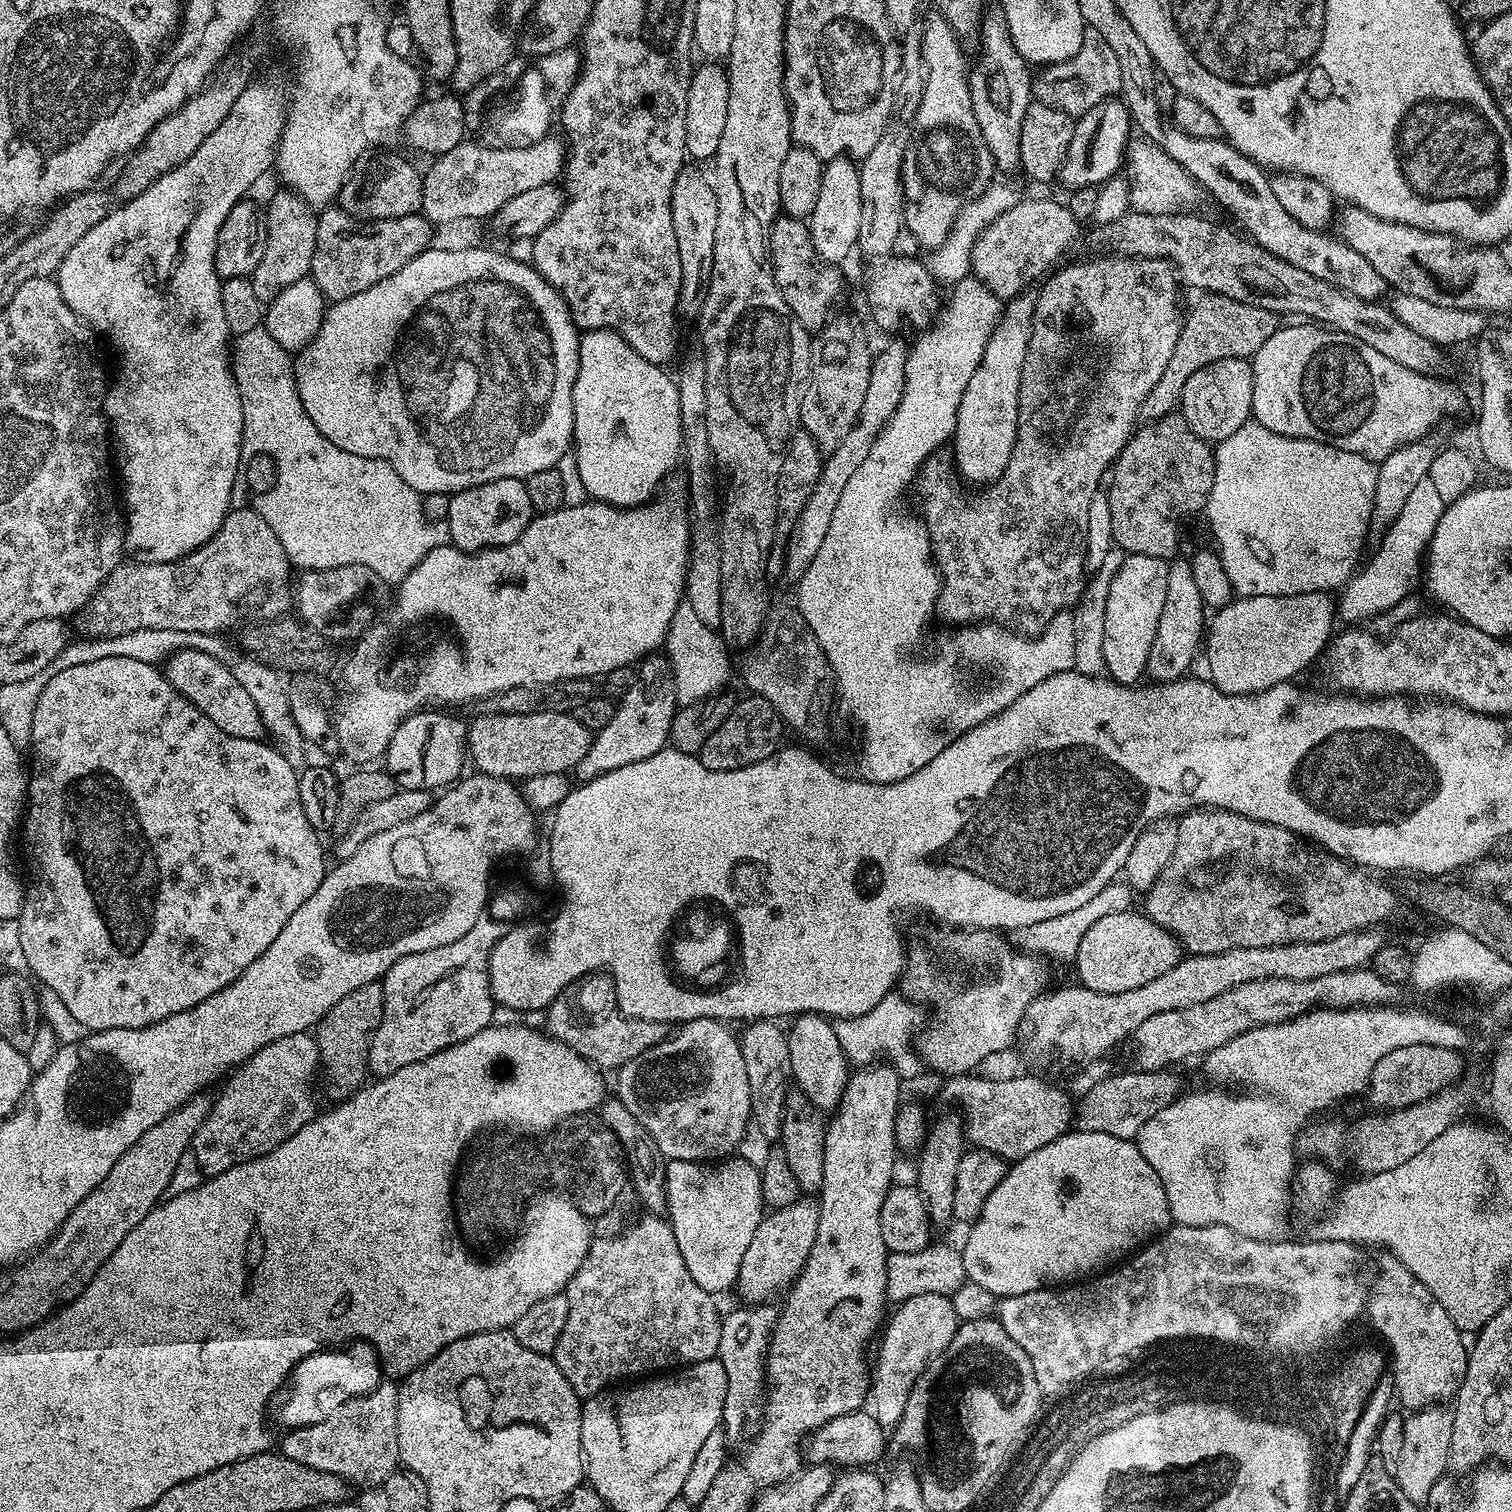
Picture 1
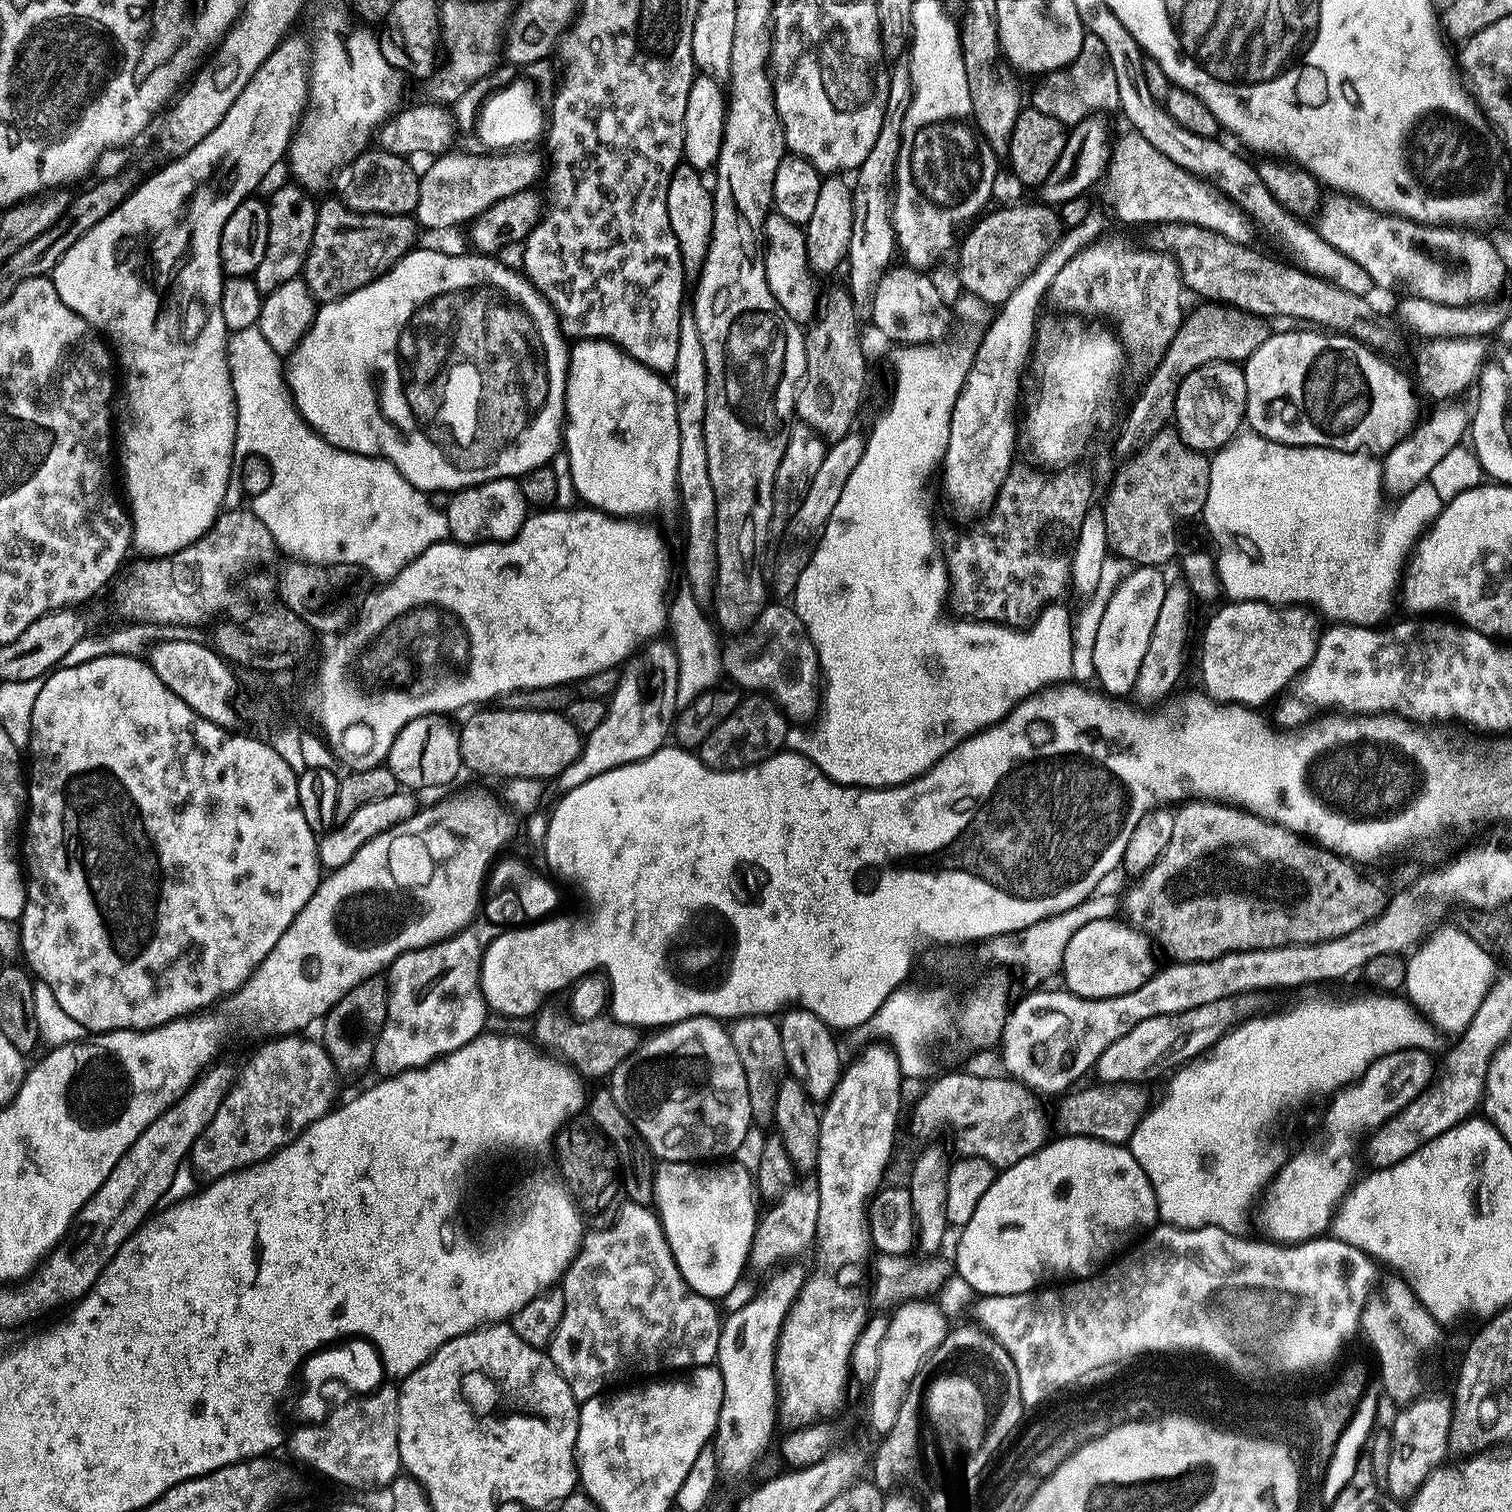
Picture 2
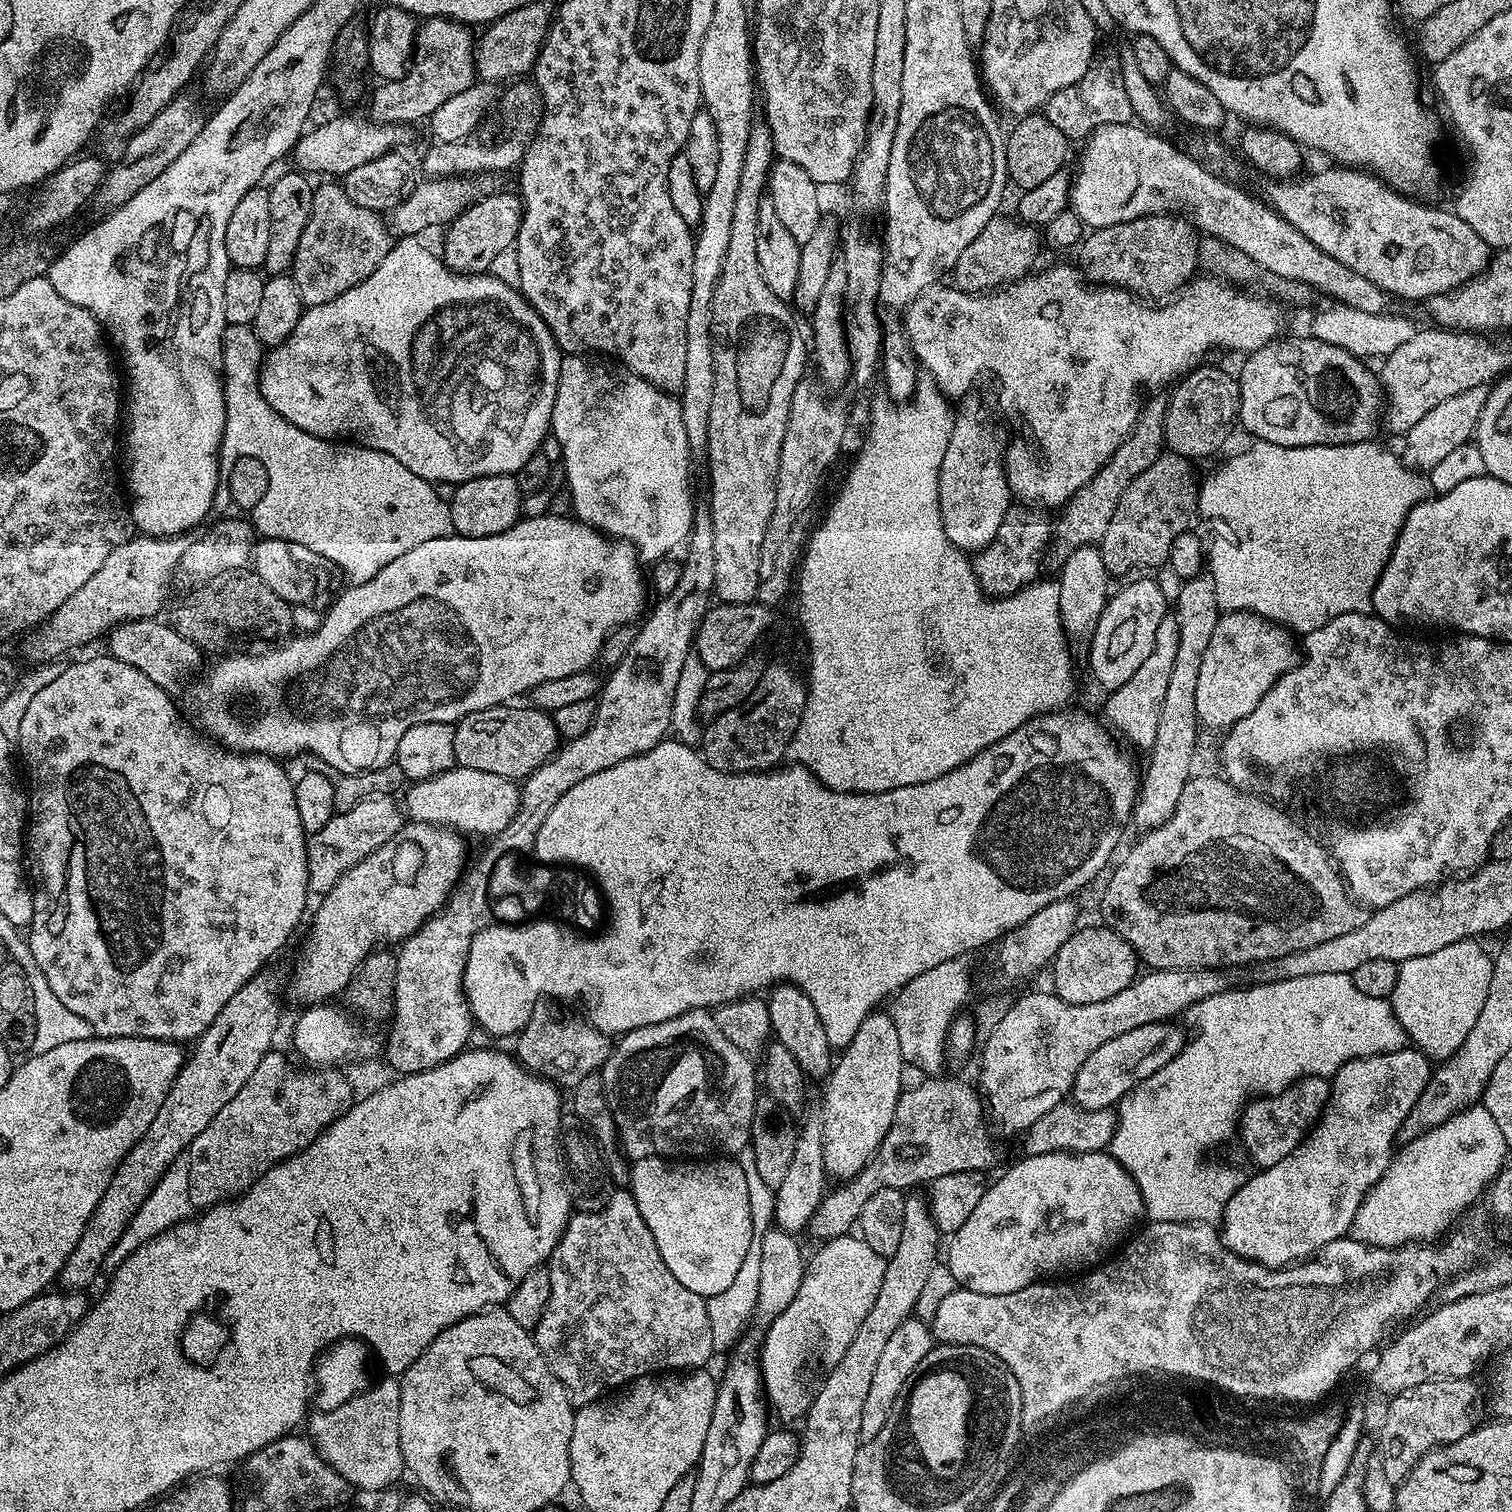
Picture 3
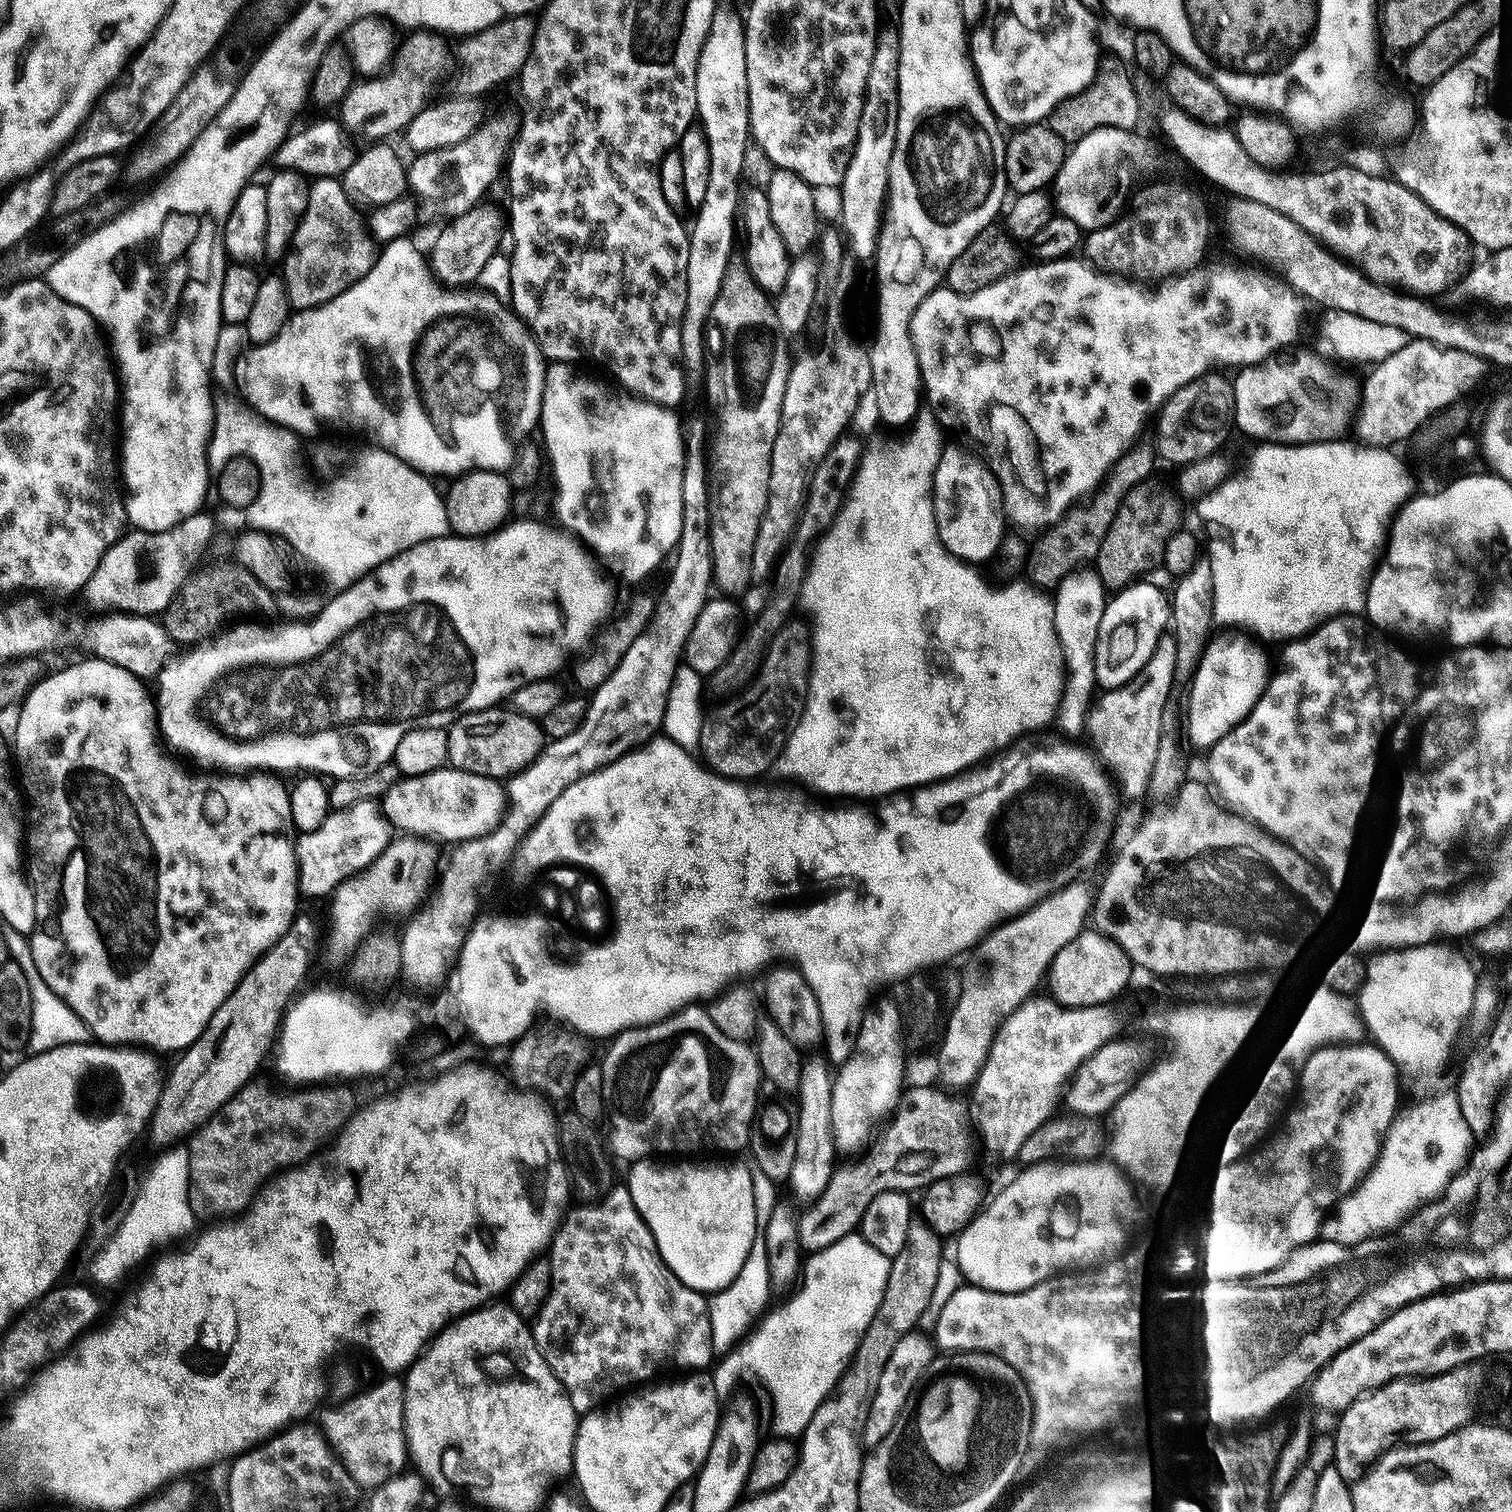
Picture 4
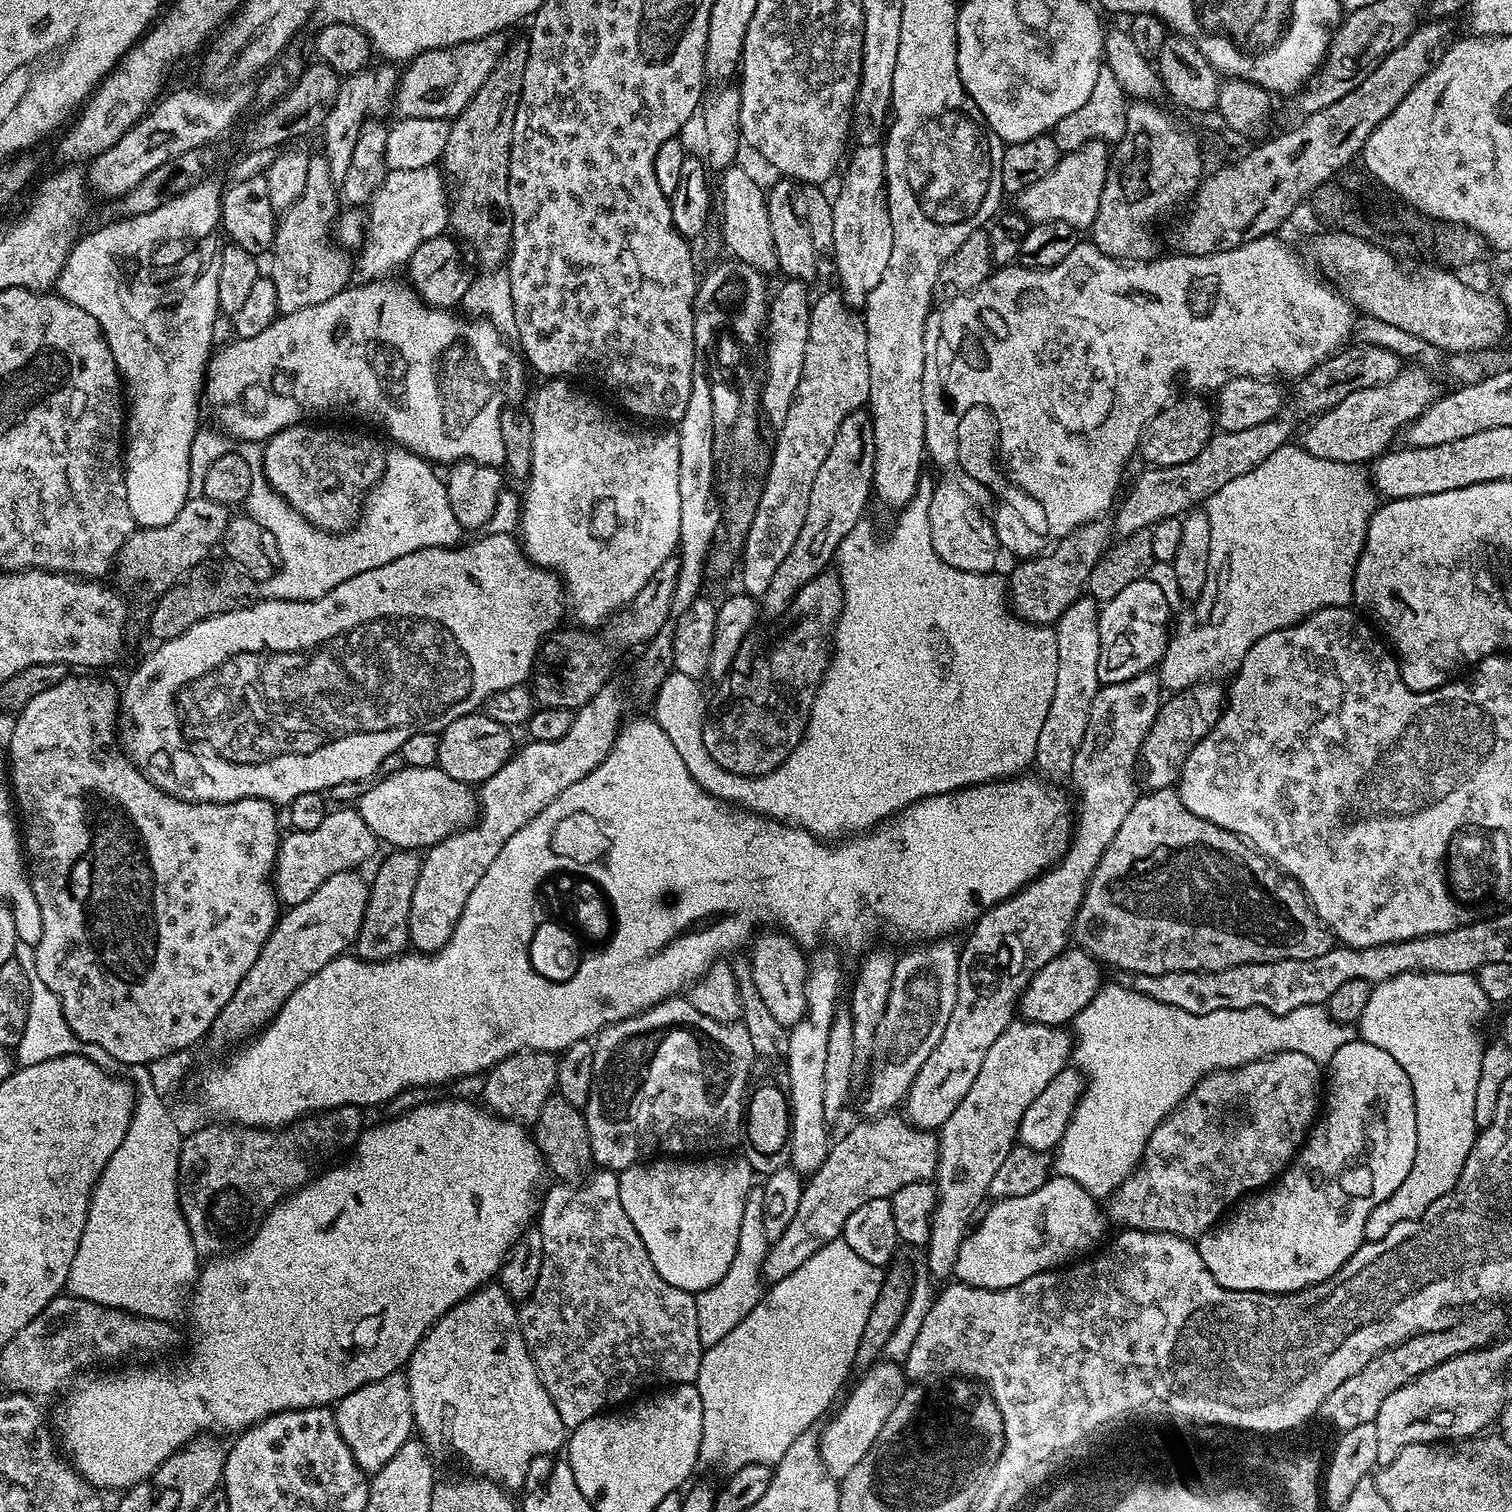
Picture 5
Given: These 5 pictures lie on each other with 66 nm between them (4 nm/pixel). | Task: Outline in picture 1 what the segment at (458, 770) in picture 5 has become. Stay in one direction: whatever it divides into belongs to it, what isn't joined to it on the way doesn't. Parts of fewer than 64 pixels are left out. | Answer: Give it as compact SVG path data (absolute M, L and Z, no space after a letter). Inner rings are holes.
M542 710L522 714L488 714L469 723L466 748L483 775L525 780L536 775L573 771L592 746L593 733L571 713Z

